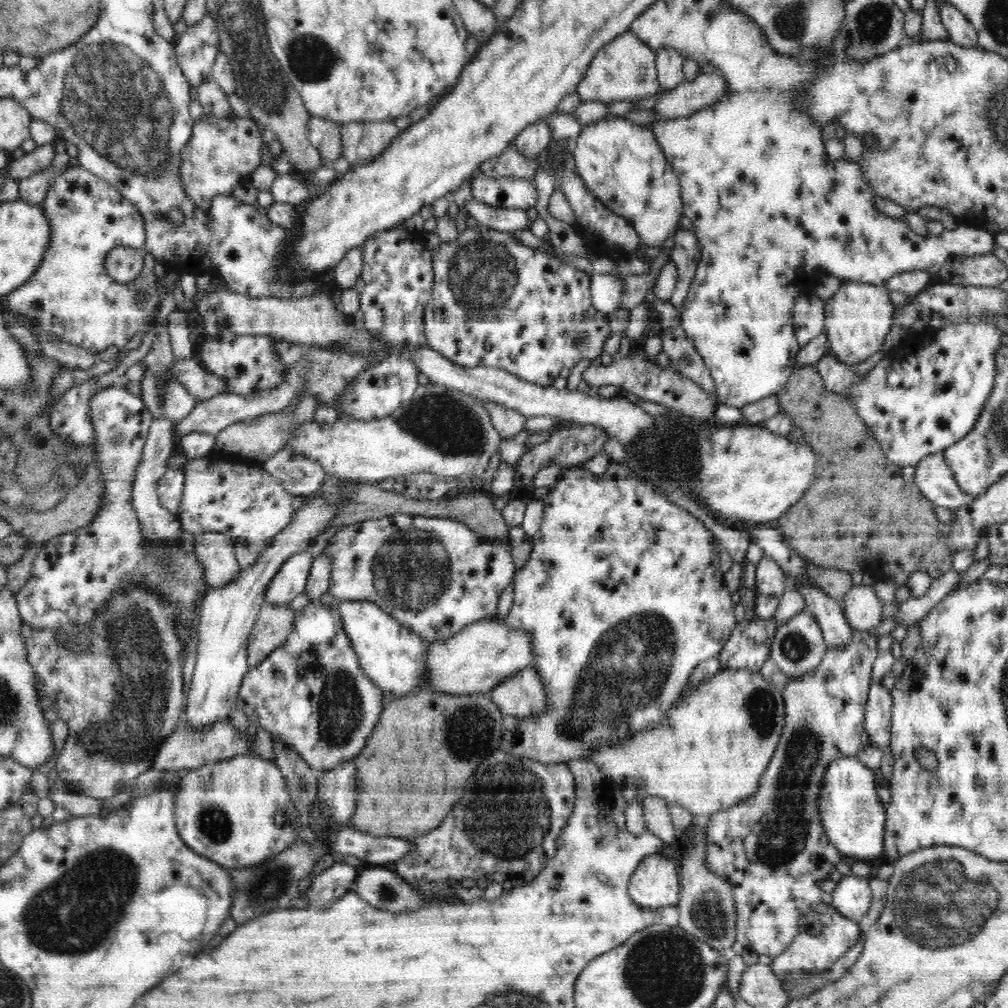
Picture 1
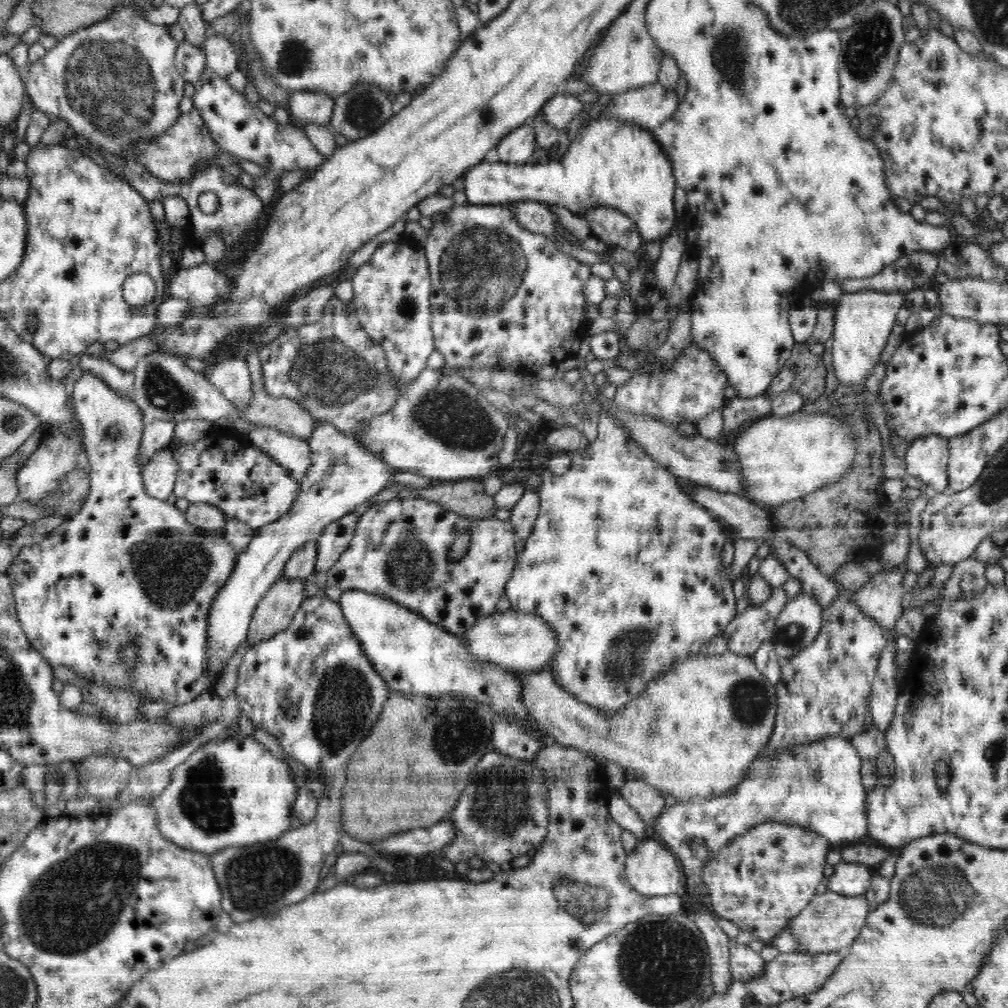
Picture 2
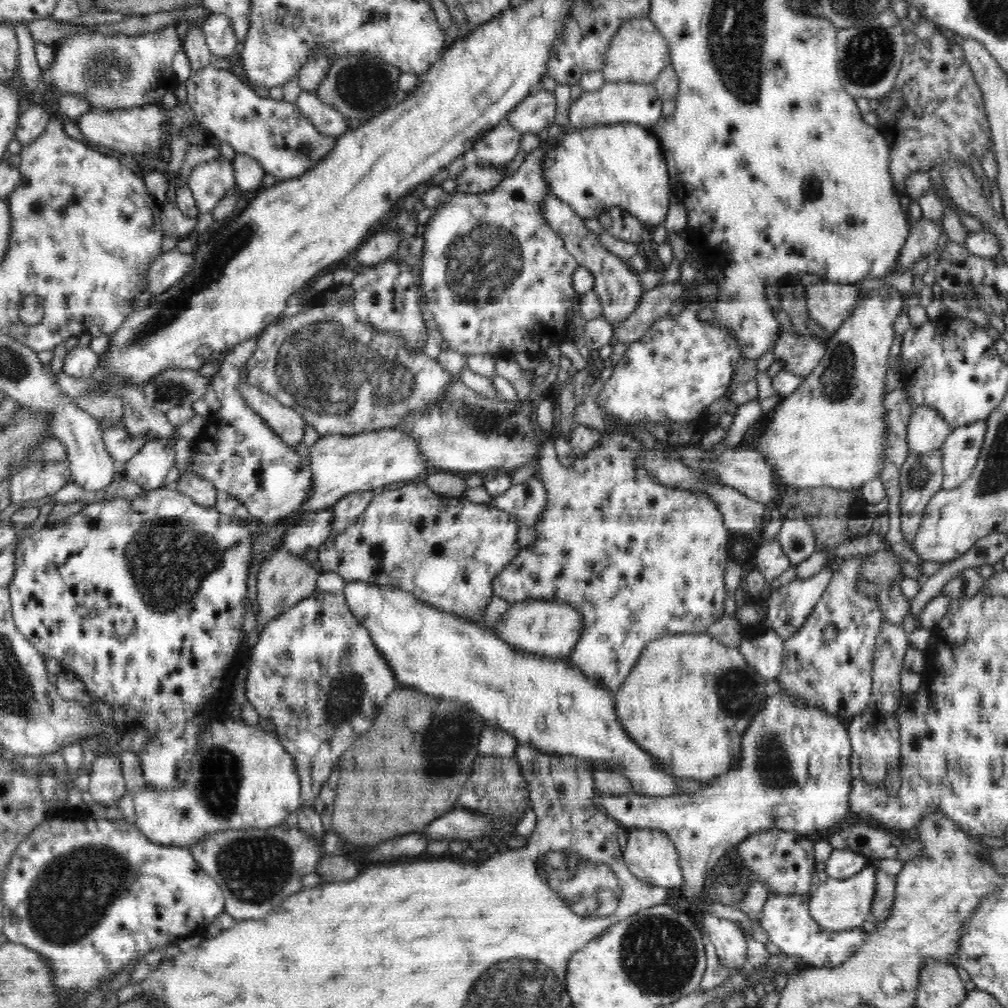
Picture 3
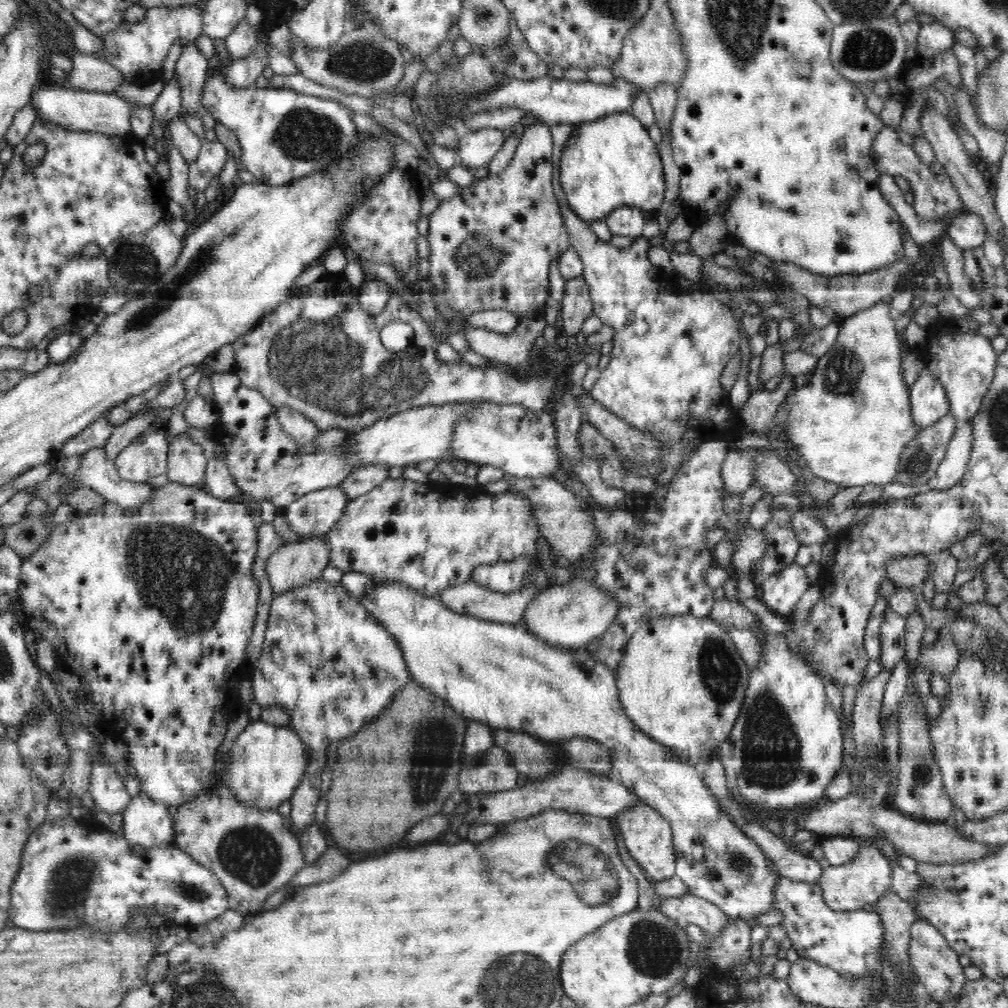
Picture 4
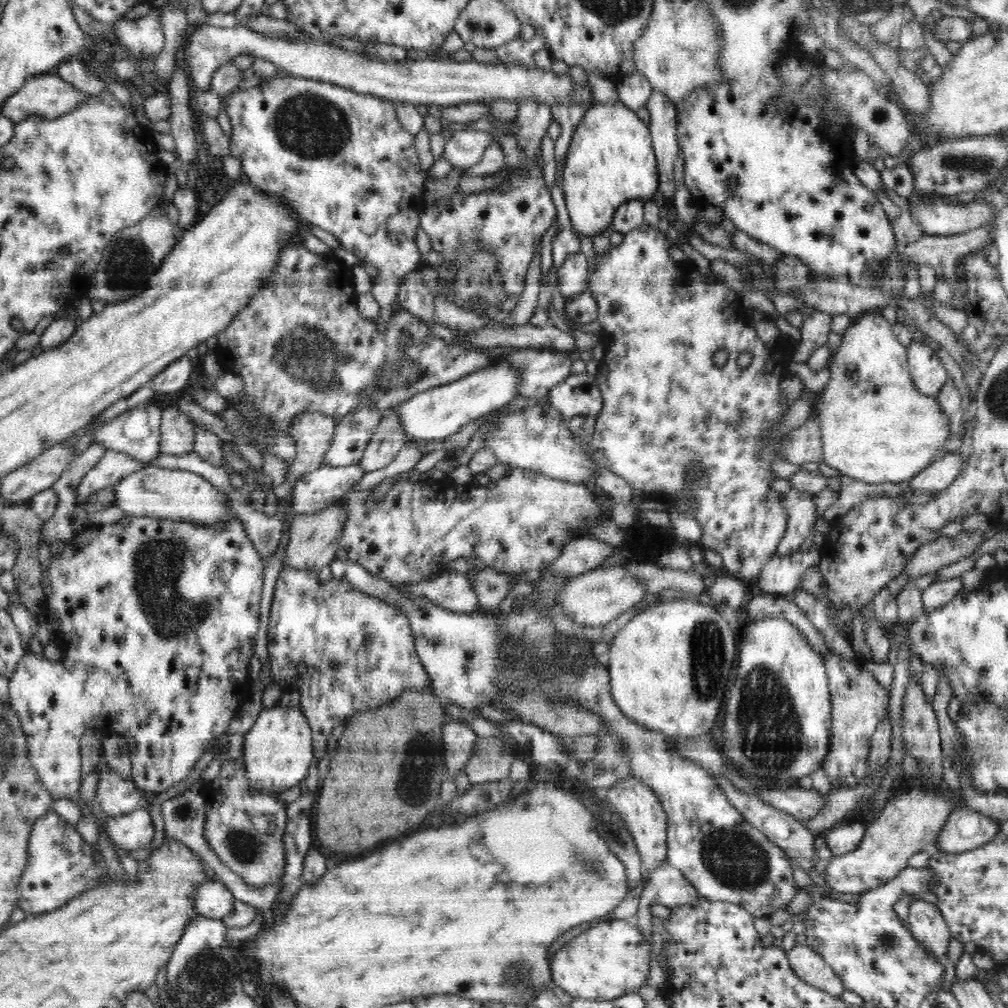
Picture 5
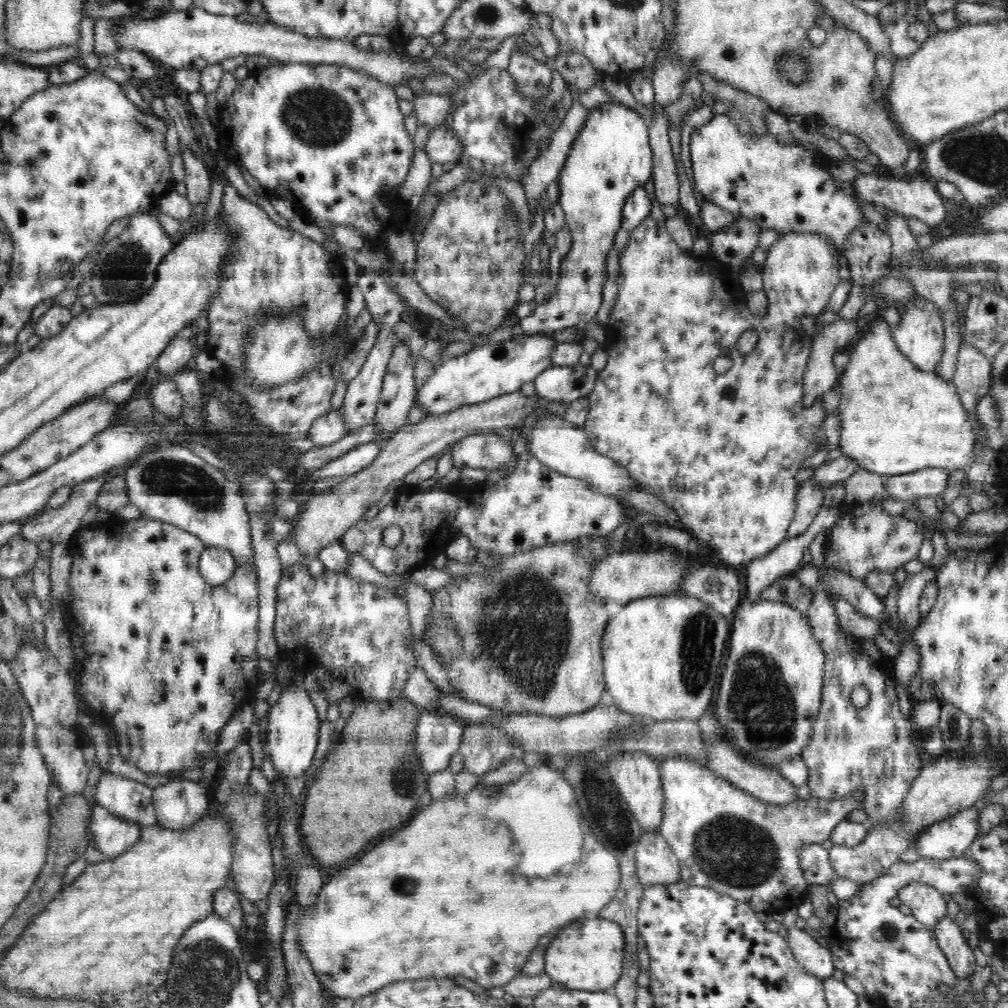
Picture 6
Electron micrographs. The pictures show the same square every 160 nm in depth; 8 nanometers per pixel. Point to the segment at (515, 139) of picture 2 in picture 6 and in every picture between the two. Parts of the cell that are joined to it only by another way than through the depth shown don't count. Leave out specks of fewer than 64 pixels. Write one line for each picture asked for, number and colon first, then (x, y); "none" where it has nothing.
3: (497, 147)
4: (477, 148)
5: (465, 148)
6: (442, 145)

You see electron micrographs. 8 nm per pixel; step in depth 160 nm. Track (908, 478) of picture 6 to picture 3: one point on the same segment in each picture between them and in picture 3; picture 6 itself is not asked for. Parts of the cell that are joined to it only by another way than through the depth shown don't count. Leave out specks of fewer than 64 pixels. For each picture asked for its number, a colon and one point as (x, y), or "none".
3: (961, 450)
4: (950, 471)
5: (939, 475)

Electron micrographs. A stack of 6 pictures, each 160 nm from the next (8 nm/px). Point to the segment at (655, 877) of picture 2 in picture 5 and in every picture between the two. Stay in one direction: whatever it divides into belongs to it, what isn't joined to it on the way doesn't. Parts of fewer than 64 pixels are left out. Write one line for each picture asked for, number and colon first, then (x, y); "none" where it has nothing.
3: (651, 856)
4: (648, 837)
5: (642, 812)

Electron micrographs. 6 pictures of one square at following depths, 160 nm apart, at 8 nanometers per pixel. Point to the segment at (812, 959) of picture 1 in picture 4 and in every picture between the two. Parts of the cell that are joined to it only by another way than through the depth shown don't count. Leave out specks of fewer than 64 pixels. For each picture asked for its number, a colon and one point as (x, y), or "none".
2: (830, 922)
3: (836, 905)
4: (864, 880)

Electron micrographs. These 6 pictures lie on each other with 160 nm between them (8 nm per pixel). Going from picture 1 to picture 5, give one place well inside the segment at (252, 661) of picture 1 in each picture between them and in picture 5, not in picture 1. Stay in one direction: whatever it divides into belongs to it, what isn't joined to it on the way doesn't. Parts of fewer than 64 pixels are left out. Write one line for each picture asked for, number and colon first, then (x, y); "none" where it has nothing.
2: (274, 612)
3: (283, 579)
4: (293, 565)
5: (314, 538)

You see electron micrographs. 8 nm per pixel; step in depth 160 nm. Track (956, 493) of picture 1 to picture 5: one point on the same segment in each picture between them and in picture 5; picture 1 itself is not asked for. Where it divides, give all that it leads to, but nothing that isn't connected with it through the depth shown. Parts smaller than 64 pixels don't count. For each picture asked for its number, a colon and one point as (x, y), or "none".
2: (927, 459)
3: (927, 430)
4: (929, 402)
5: (928, 374)

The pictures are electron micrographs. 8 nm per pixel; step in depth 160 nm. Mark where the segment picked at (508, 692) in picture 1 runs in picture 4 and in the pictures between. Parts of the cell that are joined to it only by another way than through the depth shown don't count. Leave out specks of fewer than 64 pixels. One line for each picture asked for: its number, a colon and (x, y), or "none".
2: (692, 732)
3: (687, 701)
4: (682, 681)

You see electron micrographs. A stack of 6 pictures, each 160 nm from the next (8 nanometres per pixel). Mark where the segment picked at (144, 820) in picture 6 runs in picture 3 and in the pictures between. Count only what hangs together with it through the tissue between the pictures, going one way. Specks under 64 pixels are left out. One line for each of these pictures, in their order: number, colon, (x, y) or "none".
3: (107, 785)
4: (107, 788)
5: (116, 795)

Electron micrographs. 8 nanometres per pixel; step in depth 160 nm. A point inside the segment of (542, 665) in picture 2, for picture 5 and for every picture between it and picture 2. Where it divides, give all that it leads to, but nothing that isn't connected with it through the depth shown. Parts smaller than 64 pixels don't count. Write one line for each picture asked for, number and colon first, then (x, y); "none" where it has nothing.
3: (550, 629)
4: (570, 616)
5: (599, 596)

